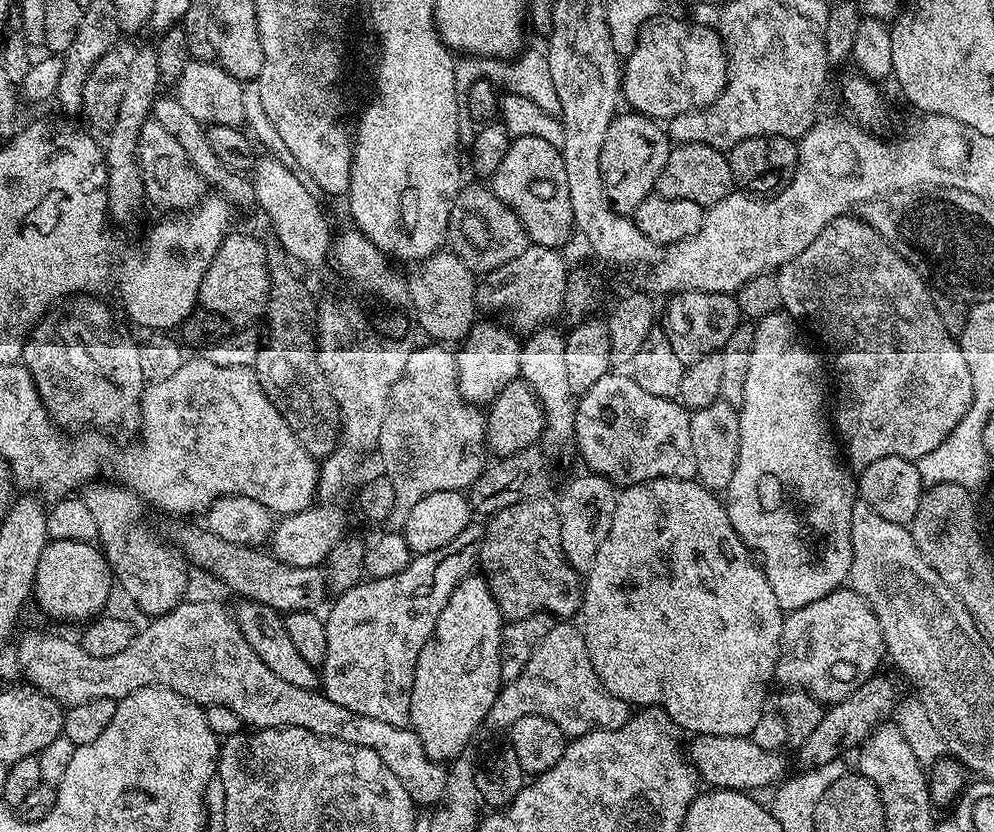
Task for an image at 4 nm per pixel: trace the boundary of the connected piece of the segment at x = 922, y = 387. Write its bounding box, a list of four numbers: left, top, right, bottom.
[775,214,974,474]

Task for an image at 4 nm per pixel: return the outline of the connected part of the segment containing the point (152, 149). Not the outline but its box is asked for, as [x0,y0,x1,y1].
[136,118,206,214]

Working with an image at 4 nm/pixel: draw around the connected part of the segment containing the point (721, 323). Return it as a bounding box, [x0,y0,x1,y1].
[663,290,742,366]

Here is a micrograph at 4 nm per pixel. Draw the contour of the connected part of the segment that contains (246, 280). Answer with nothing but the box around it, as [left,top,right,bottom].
[199,231,270,326]

